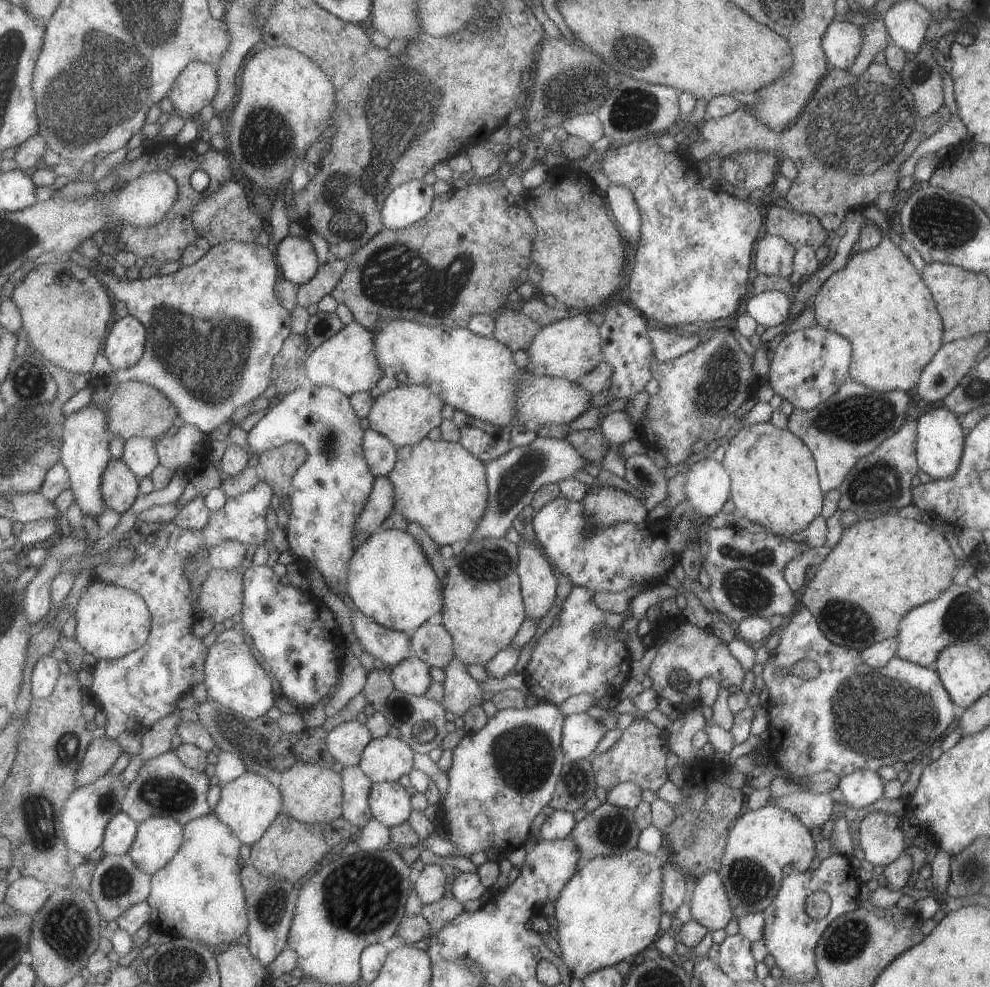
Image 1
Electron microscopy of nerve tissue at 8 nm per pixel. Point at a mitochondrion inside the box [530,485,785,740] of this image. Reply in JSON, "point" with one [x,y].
{"point":[747,587]}

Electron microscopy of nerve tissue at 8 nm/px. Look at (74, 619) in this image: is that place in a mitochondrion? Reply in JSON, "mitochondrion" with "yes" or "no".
{"mitochondrion":"no"}

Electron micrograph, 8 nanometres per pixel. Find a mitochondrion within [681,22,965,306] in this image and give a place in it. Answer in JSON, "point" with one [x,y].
{"point":[858,130]}

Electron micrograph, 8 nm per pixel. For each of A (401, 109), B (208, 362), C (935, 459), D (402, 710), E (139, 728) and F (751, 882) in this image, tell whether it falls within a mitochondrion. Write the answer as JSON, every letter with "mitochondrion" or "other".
{"A":"mitochondrion","B":"mitochondrion","C":"other","D":"mitochondrion","E":"other","F":"mitochondrion"}

